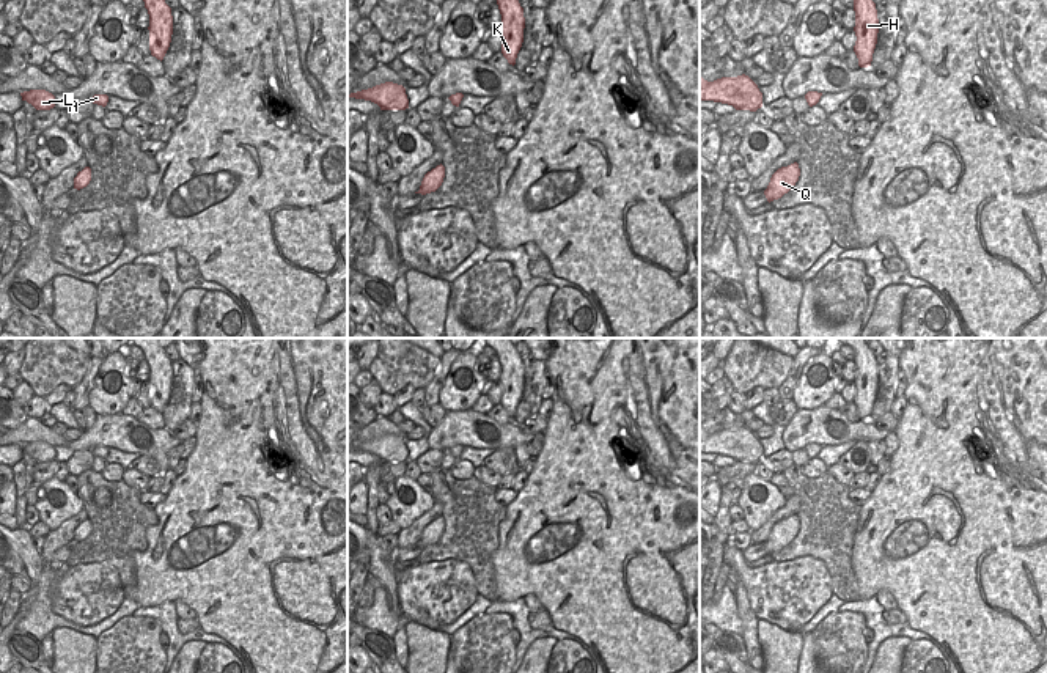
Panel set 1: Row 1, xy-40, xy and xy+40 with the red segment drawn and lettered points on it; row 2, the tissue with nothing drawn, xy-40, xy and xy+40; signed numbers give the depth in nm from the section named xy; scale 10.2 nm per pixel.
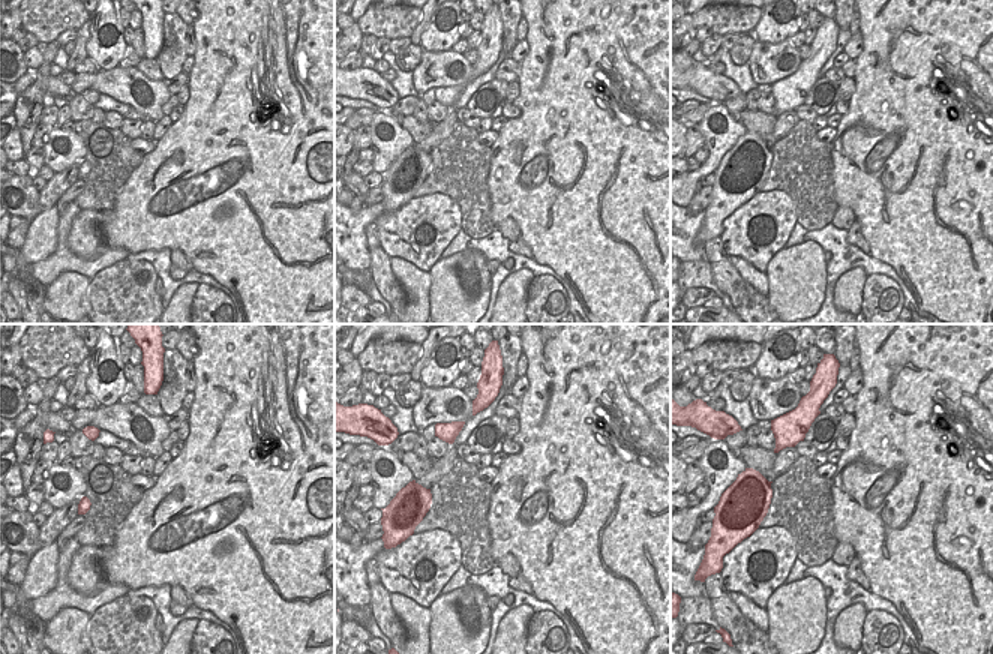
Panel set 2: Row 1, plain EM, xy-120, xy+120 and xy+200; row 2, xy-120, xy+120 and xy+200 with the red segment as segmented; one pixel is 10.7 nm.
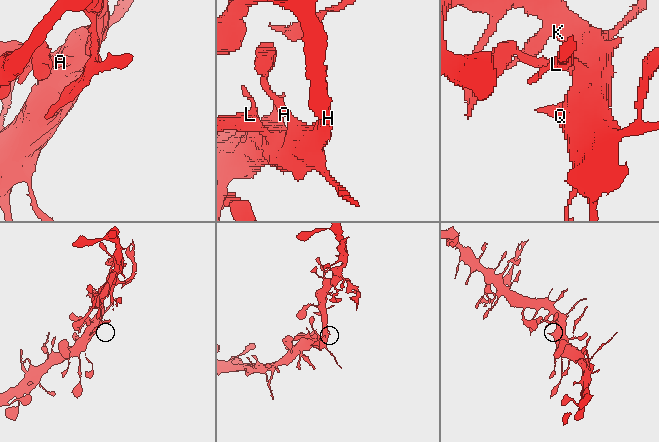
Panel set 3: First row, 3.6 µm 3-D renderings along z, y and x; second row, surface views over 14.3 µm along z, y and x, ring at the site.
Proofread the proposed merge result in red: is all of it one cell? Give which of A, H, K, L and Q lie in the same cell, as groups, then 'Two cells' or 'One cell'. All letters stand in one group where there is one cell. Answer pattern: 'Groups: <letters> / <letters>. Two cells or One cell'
Groups: A H K L Q. One cell.

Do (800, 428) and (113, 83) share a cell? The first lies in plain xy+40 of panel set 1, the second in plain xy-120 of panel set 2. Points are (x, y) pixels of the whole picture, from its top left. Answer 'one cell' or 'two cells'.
one cell

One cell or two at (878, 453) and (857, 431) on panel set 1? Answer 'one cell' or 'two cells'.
two cells

